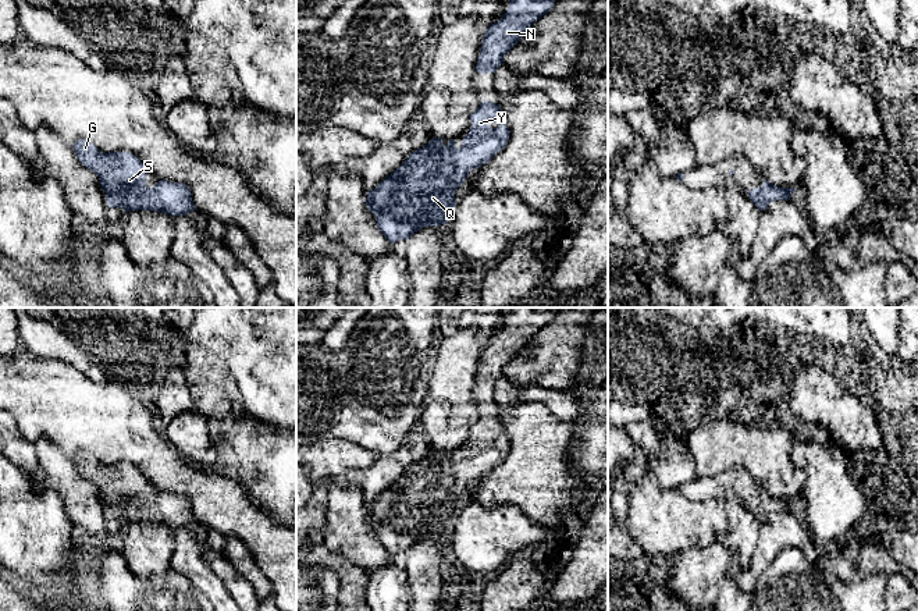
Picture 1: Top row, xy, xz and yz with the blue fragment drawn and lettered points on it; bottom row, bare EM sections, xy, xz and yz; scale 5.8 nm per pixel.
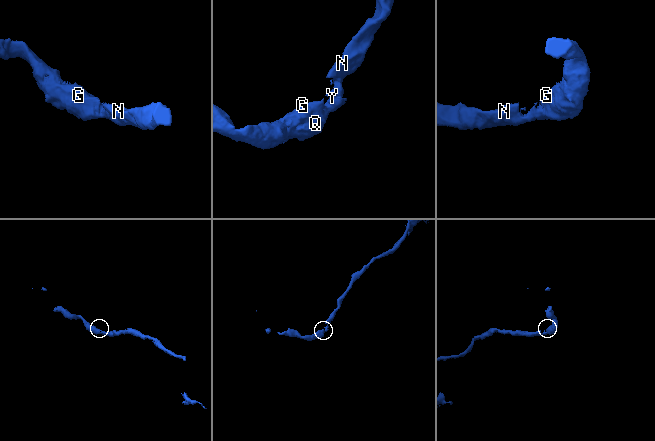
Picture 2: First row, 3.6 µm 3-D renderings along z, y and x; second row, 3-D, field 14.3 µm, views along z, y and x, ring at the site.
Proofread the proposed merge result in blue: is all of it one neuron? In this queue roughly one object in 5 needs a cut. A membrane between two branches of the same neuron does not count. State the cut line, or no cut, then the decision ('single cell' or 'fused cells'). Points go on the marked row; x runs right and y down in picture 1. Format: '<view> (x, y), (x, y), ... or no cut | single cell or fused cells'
no cut | single cell

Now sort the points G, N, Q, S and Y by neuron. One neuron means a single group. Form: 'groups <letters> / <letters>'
groups G N Q S Y

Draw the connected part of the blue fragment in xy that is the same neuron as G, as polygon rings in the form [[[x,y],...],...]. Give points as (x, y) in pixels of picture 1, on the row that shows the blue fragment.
[[[79,139],[74,145],[78,160],[97,174],[102,189],[106,192],[108,207],[121,207],[127,212],[152,210],[170,216],[185,216],[195,209],[191,191],[186,185],[160,180],[153,188],[146,187],[146,166],[129,152],[102,153],[92,142]]]

